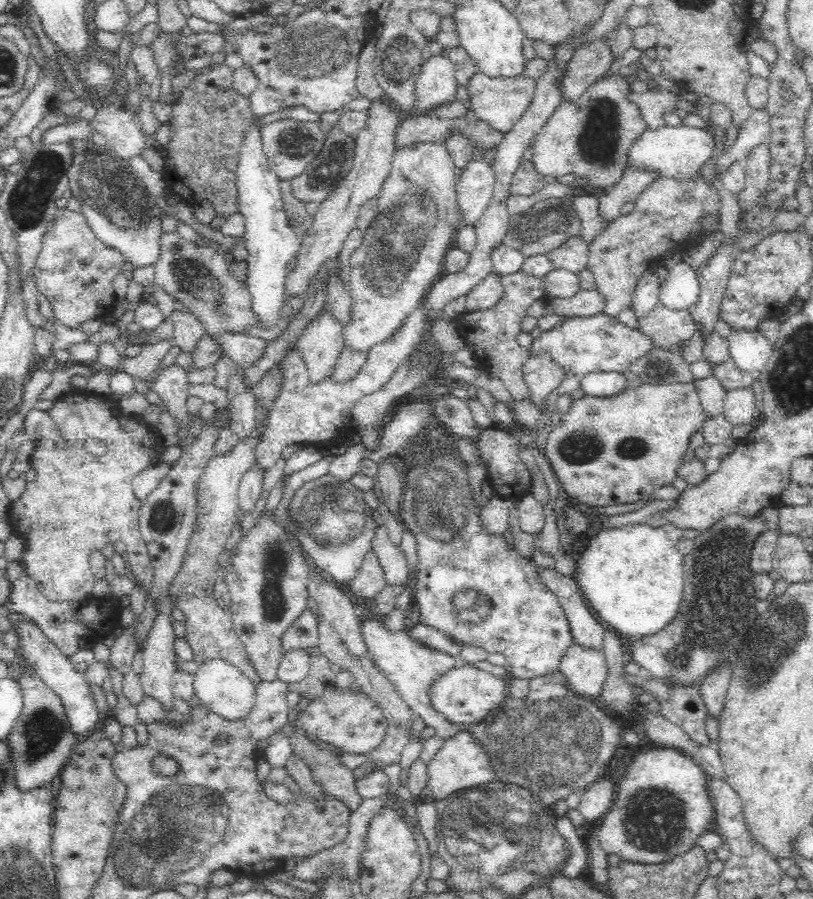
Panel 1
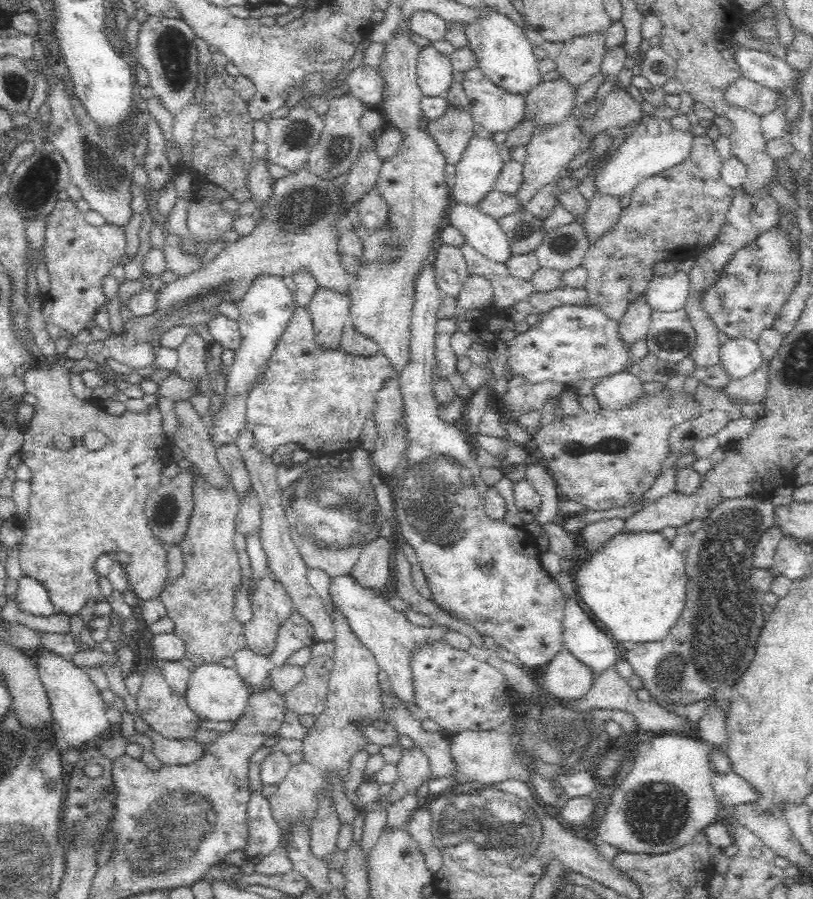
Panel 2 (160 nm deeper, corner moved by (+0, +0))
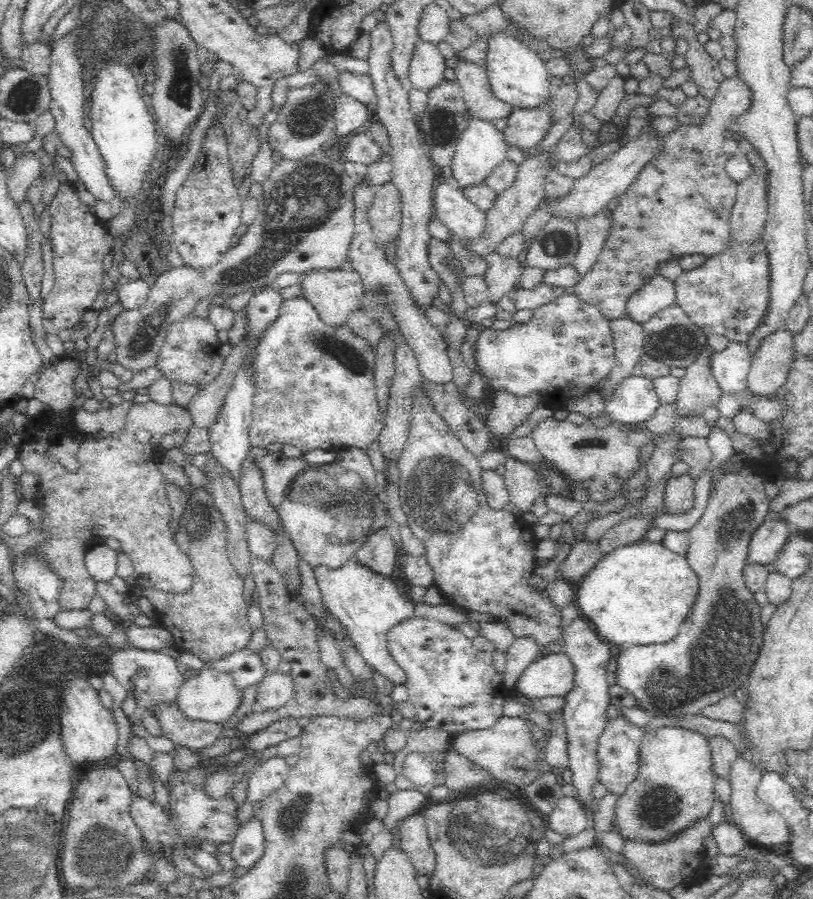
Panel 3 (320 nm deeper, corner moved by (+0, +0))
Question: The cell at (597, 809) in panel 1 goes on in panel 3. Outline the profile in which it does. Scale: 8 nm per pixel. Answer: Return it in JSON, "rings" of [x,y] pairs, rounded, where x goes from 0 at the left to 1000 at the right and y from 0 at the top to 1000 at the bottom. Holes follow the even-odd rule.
{"rings":[[[691,887],[670,910],[673,919],[691,930],[708,930],[722,920],[718,895],[708,887]]]}

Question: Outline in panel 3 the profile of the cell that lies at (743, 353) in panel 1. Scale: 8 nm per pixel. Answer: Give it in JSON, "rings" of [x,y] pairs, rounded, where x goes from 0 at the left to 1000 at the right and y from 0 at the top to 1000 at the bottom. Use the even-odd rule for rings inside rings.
{"rings":[[[898,379],[892,388],[879,390],[873,406],[888,435],[904,437],[918,434],[925,398],[923,384],[916,380]]]}

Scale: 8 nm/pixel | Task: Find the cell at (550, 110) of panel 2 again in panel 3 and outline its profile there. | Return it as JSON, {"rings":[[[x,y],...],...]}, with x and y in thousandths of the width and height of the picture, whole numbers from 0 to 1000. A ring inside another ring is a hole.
{"rings":[[[674,108],[658,119],[632,119],[625,129],[624,141],[617,146],[624,161],[637,161],[647,167],[657,166],[681,139],[679,111]]]}

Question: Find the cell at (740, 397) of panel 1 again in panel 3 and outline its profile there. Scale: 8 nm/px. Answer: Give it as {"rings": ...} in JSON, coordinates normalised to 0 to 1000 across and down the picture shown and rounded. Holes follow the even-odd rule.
{"rings":[[[957,366],[936,376],[926,392],[919,430],[927,440],[951,442],[967,423],[972,407],[975,372]]]}

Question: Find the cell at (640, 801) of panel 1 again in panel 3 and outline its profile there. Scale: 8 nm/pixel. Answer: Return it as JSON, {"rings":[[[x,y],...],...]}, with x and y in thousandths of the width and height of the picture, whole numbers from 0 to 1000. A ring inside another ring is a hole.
{"rings":[[[815,808],[790,818],[785,833],[785,861],[760,885],[755,899],[755,921],[770,935],[814,939],[851,921],[859,912],[871,910],[879,891],[878,849],[870,820],[852,812]]]}

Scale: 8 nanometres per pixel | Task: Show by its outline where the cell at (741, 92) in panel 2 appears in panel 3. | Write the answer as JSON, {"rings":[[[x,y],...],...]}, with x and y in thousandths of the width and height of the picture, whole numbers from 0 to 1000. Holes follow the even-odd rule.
{"rings":[[[908,83],[893,87],[881,100],[877,111],[873,111],[871,126],[859,141],[838,140],[831,142],[831,147],[819,148],[819,167],[807,178],[797,180],[774,211],[760,220],[760,229],[754,235],[753,254],[742,277],[706,319],[707,328],[716,336],[734,340],[747,355],[768,354],[775,329],[808,305],[812,291],[854,283],[873,286],[886,283],[900,271],[897,251],[905,225],[907,202],[891,189],[897,176],[888,166],[892,158],[888,149],[909,129],[918,127],[925,116],[927,108],[921,93]]]}

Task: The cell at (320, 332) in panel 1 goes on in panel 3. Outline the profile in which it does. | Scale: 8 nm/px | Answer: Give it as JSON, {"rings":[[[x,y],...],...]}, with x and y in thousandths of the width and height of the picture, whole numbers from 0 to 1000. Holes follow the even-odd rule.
{"rings":[[[389,300],[369,308],[373,330],[384,337],[394,356],[401,363],[423,363],[428,352],[440,345],[442,336],[446,333],[449,318],[438,300]]]}

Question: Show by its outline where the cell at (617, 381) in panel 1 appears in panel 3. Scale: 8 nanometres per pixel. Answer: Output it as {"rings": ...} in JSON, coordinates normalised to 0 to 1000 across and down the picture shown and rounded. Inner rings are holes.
{"rings":[[[780,416],[748,433],[740,443],[744,459],[758,469],[790,472],[802,465],[812,452],[802,423]]]}

